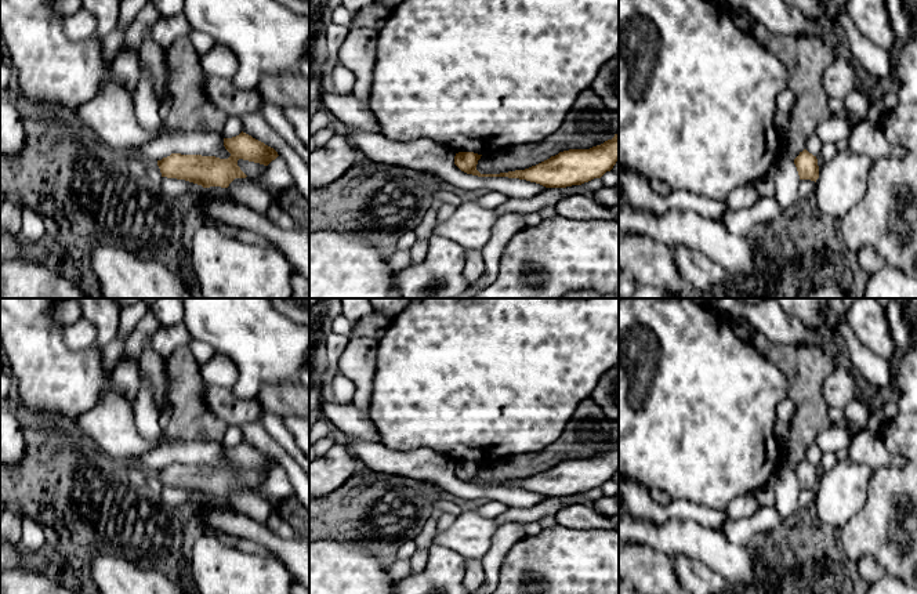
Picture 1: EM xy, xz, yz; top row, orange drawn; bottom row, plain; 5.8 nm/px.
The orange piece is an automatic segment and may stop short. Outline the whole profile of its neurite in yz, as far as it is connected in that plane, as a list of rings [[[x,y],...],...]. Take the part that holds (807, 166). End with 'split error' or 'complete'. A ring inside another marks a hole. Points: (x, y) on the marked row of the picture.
[[[804,149],[794,159],[794,164],[797,167],[800,180],[811,180],[816,182],[816,180],[819,178],[819,166],[816,156]]] | complete

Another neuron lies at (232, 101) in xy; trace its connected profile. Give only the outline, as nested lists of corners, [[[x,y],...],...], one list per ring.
[[[206,76],[202,88],[211,104],[226,116],[244,116],[260,112],[264,98],[257,88],[240,90],[232,79]]]

